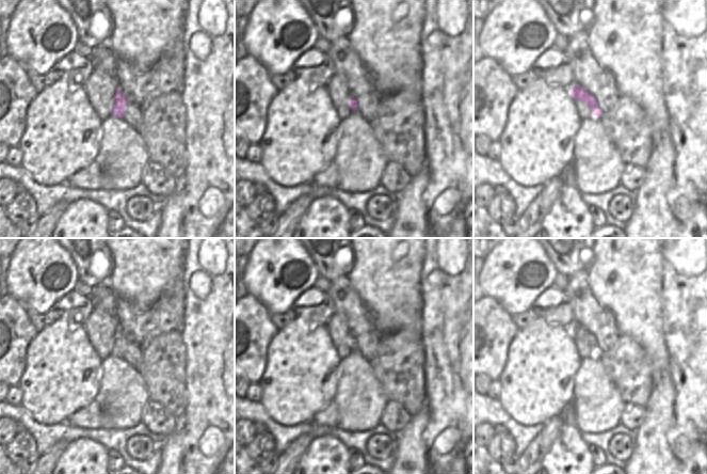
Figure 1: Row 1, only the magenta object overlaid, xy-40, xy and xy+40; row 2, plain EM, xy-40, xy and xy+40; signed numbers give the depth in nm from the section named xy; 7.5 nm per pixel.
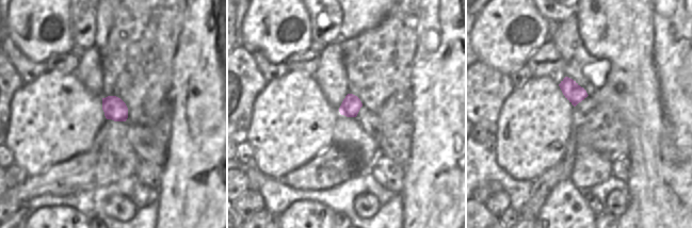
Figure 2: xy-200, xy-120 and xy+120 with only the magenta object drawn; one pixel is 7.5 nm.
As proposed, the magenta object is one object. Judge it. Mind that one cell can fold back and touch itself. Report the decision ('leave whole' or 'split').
leave whole

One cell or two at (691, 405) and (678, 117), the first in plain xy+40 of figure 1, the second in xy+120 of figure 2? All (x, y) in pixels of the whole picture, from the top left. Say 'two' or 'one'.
one

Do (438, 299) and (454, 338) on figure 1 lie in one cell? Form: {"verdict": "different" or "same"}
{"verdict": "same"}

